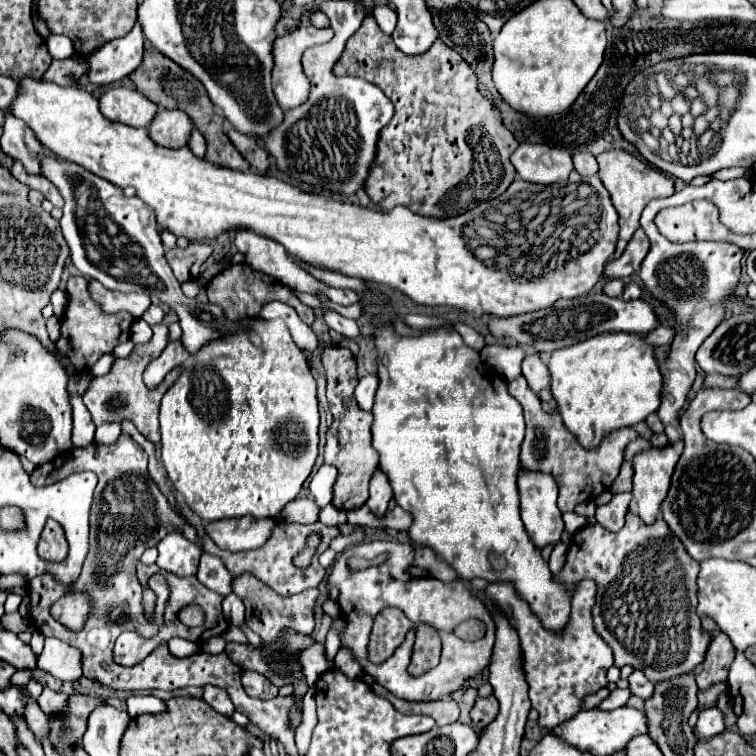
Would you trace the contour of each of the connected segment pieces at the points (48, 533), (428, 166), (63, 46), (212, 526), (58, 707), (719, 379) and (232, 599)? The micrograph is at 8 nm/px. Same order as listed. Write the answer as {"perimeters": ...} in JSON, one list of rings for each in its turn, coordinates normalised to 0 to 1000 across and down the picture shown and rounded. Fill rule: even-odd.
{"perimeters":[[[[65,689],[54,705],[52,734],[65,742],[83,742],[89,734],[86,702],[75,689]]],[[[488,20],[480,25],[475,41],[459,54],[459,62],[443,86],[443,97],[491,107],[522,139],[520,157],[509,165],[509,171],[504,171],[499,205],[493,210],[488,234],[483,237],[488,263],[507,279],[515,279],[522,271],[536,271],[560,287],[602,287],[618,282],[639,266],[657,263],[681,239],[684,229],[673,208],[687,192],[684,184],[673,171],[665,168],[660,147],[634,120],[626,91],[604,67],[583,57],[583,52],[578,52],[565,70],[541,75],[522,62],[520,52],[509,46]]],[[[65,46],[62,65],[65,65],[67,78],[91,78],[99,70],[97,57],[86,46]]],[[[332,683],[295,687],[287,692],[276,692],[271,705],[300,729],[329,729],[345,724],[361,700],[361,687],[337,687]]],[[[63,909],[57,911],[49,929],[63,948],[69,947],[70,943],[81,943],[81,940],[89,938],[89,919],[82,915],[70,914]]],[[[935,496],[930,504],[930,512],[948,512],[948,515],[967,515],[975,512],[975,499],[956,499],[956,496]]],[[[306,784],[295,792],[295,813],[298,813],[303,827],[319,827],[321,824],[321,808],[324,808],[324,803],[311,784]]]]}

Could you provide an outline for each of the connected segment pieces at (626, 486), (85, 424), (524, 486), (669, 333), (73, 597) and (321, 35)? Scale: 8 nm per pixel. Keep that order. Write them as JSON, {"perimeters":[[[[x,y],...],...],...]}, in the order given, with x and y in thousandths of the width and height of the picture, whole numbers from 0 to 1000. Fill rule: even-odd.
{"perimeters":[[[[824,612],[821,623],[816,628],[816,634],[811,636],[811,642],[806,644],[810,653],[833,651],[836,648],[837,615],[835,612]]],[[[104,522],[94,525],[94,536],[97,536],[97,589],[98,591],[112,591],[123,583],[126,562],[118,554],[118,544],[110,536]]],[[[687,626],[687,655],[689,655],[689,687],[694,692],[694,700],[708,718],[710,726],[718,726],[724,721],[737,721],[742,716],[742,708],[747,702],[742,676],[737,673],[737,639],[729,628],[721,626]]],[[[869,433],[866,438],[858,438],[853,446],[861,456],[888,456],[893,443],[896,440],[893,440],[890,433]]],[[[89,782],[75,798],[67,803],[70,819],[75,819],[83,829],[94,835],[107,835],[120,808],[120,790],[112,782]]],[[[393,36],[390,41],[369,49],[361,60],[361,75],[364,75],[364,91],[361,91],[361,120],[364,120],[364,128],[372,139],[374,147],[380,144],[388,144],[398,136],[403,136],[403,131],[409,128],[409,104],[406,99],[401,97],[398,91],[398,73],[406,62],[414,62],[414,60],[425,60],[425,57],[433,57],[435,52],[440,49],[440,38],[433,36],[433,38],[417,38],[417,36]]]]}

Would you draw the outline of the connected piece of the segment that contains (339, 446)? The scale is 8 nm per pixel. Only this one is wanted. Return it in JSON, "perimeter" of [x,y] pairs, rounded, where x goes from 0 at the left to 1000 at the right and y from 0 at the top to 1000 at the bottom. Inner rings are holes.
{"perimeter":[[[433,456],[425,464],[425,480],[433,499],[433,530],[440,546],[440,560],[433,567],[433,586],[430,586],[430,612],[443,615],[448,620],[448,631],[440,644],[440,668],[454,676],[472,673],[483,668],[488,657],[488,634],[501,615],[499,597],[491,589],[491,560],[493,546],[483,546],[472,538],[467,525],[472,509],[472,483],[470,472],[459,459],[451,456]]]}

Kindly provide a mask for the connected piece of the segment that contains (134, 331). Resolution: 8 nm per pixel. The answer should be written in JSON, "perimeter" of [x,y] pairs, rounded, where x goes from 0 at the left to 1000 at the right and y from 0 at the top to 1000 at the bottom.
{"perimeter":[[[179,422],[173,433],[173,446],[176,454],[194,454],[200,448],[200,433],[189,422]]]}

